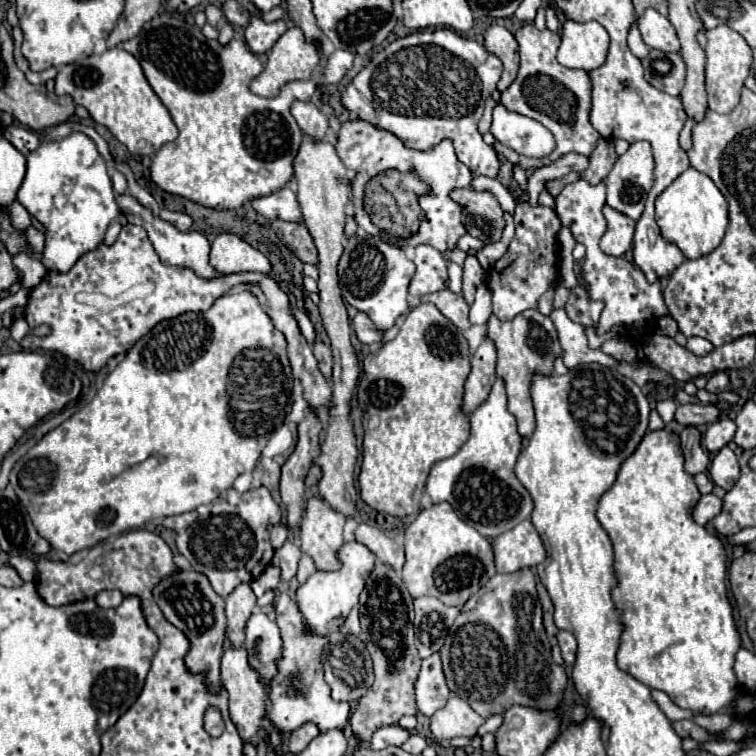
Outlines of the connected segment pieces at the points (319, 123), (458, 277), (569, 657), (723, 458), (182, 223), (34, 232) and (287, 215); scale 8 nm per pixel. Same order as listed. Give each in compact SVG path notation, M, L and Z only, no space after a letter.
M295 101L291 107L291 113L299 125L299 129L303 131L303 135L313 137L315 141L321 141L329 129L329 121L327 115L315 107L311 101L303 103L303 101Z
M449 265L448 276L449 276L449 289L451 289L451 291L455 291L455 293L462 292L462 274L463 270L461 267Z
M559 631L557 633L557 639L559 639L559 647L561 647L561 653L563 653L565 663L567 665L573 665L575 663L575 655L577 655L577 641L575 641L573 633Z
M729 447L721 449L721 451L715 455L715 459L711 461L711 471L709 471L709 475L711 475L713 483L719 485L719 487L723 487L725 491L729 491L729 489L735 485L739 473L741 473L739 459L735 457L735 453L733 453Z
M163 209L163 211L161 211L161 217L163 217L165 221L169 221L171 225L175 225L179 231L189 231L191 225L193 225L193 219L191 219L187 213L177 213L177 211Z
M29 227L27 231L27 241L29 241L29 247L33 249L33 251L41 251L43 249L43 233L39 231L39 229L35 229L35 227Z
M283 187L277 193L271 193L271 195L265 195L265 197L255 197L249 203L257 213L261 213L267 219L301 221L297 195L289 187Z

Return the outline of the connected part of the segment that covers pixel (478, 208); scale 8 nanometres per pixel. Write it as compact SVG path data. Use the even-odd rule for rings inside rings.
M463 187L455 189L451 197L465 209L463 223L469 235L481 239L485 245L497 243L501 239L505 219L503 219L503 209L499 207L495 195L487 191L477 193L471 187Z

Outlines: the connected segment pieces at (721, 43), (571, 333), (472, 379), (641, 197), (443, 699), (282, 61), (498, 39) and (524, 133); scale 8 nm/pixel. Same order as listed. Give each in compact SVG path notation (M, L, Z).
M719 25L715 29L707 31L707 67L705 67L705 87L707 87L707 97L709 97L709 109L717 113L729 113L739 97L741 89L745 85L745 77L749 75L749 69L753 65L753 51L747 45L747 41L727 25Z
M553 309L551 311L551 321L557 327L559 333L559 343L565 351L563 355L563 363L573 369L581 363L599 363L603 367L615 367L619 365L619 361L607 353L603 353L601 349L589 349L587 347L587 337L585 337L585 329L577 323L573 323L565 309Z
M485 339L477 353L471 357L471 373L465 381L465 395L463 395L463 413L469 415L485 397L489 397L489 389L493 387L493 381L497 379L495 375L495 365L497 365L497 351L491 339Z
M649 141L631 143L629 149L617 157L605 183L607 183L607 205L637 221L643 213L645 197L653 185L653 151L651 151Z
M433 653L421 663L421 673L415 685L415 699L417 699L419 713L431 717L435 711L439 711L447 703L449 695L451 691L445 683L441 657L439 653Z
M291 27L281 35L281 39L267 53L267 63L265 63L263 71L249 83L249 89L263 97L275 97L279 93L281 85L285 85L287 81L311 79L311 73L319 67L319 59L321 59L319 47L315 43L307 43L299 27Z
M493 23L485 33L485 47L503 61L503 75L497 83L497 91L505 91L517 77L517 69L519 69L517 41L507 27Z
M497 103L493 109L491 133L497 141L527 157L545 157L555 147L555 139L549 129L531 117L505 109L503 103Z

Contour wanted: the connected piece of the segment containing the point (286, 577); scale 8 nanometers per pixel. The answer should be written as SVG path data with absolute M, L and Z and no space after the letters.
M287 539L285 545L275 551L275 557L273 557L271 565L281 569L281 581L283 583L287 583L287 581L291 581L295 577L299 557L301 557L301 549L291 539Z

